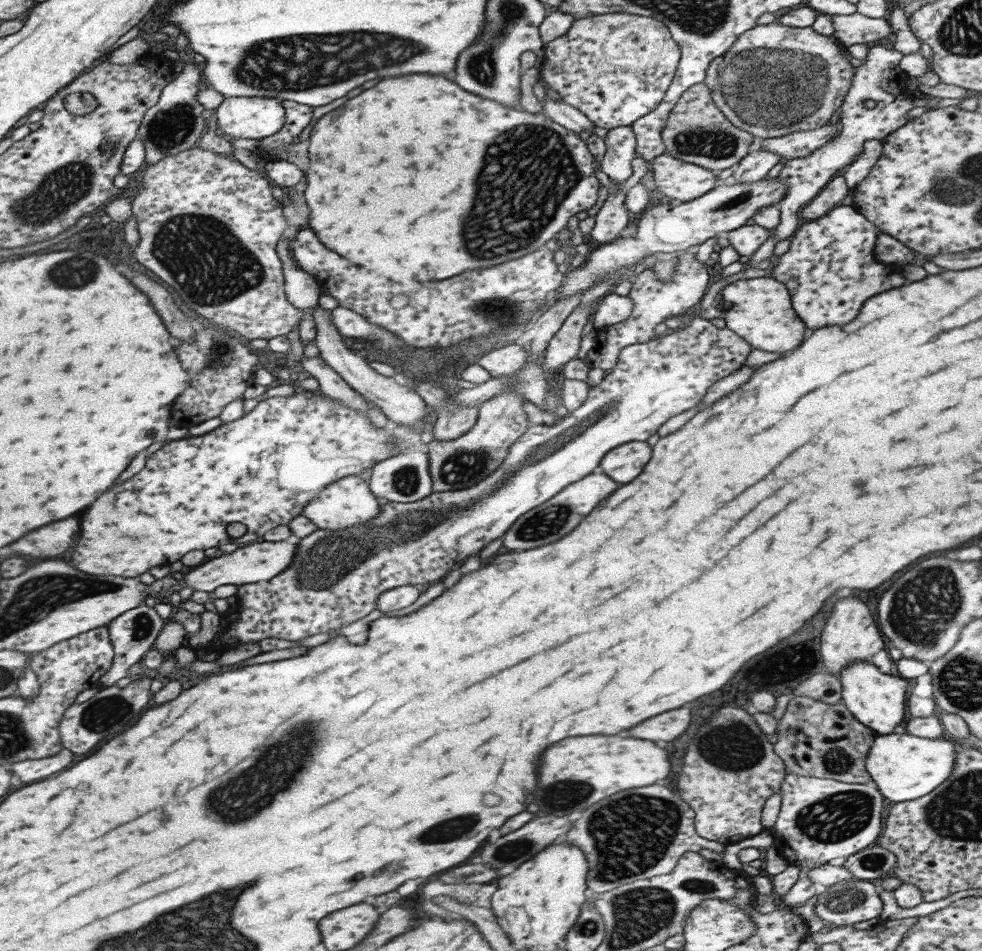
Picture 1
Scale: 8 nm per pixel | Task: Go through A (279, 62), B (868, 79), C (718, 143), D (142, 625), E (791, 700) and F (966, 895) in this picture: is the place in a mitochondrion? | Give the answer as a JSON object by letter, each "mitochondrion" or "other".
{"A":"mitochondrion","B":"other","C":"mitochondrion","D":"mitochondrion","E":"other","F":"other"}

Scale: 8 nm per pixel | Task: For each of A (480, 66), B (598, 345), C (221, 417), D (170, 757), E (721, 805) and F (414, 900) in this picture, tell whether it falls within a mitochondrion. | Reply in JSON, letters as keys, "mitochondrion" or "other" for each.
{"A":"mitochondrion","B":"other","C":"other","D":"other","E":"other","F":"other"}

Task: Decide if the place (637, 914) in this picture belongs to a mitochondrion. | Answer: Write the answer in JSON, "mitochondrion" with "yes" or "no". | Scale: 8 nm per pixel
{"mitochondrion":"yes"}

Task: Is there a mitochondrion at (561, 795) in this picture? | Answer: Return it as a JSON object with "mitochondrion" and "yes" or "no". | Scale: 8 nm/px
{"mitochondrion":"yes"}

